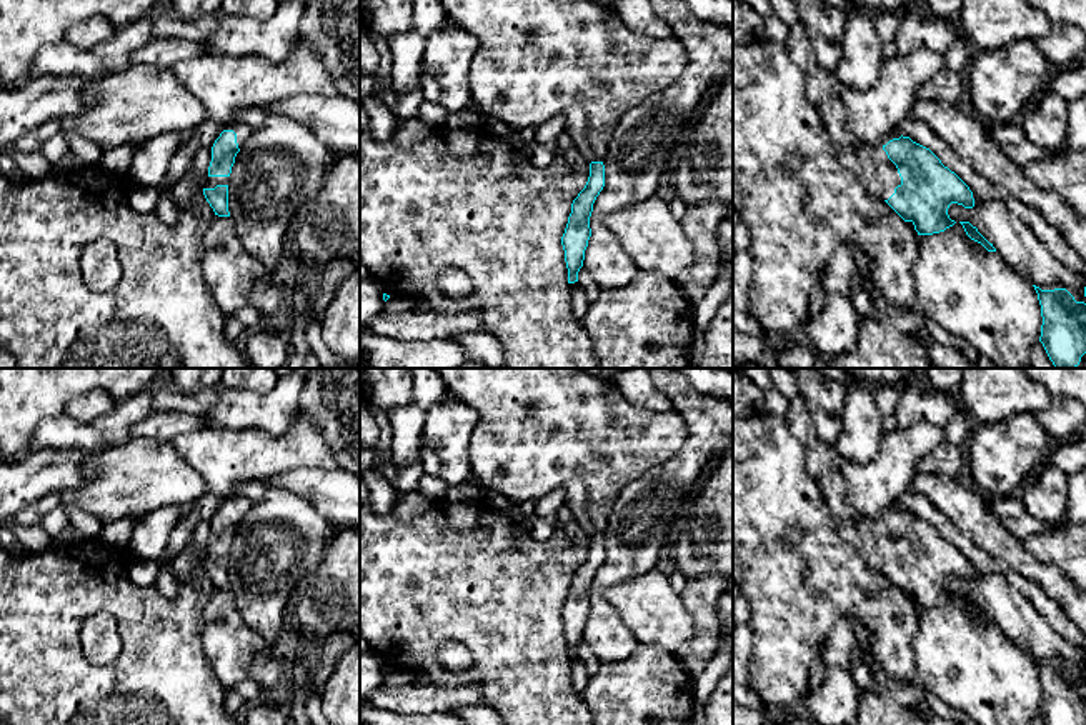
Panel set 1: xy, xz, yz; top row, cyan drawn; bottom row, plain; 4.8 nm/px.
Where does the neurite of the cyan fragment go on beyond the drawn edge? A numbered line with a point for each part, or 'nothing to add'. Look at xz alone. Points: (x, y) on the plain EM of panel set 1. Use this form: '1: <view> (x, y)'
nothing to add

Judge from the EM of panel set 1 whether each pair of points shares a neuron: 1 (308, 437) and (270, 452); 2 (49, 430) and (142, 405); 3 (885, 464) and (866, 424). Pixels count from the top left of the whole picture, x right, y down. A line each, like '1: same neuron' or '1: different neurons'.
1: same neuron
2: same neuron
3: different neurons

